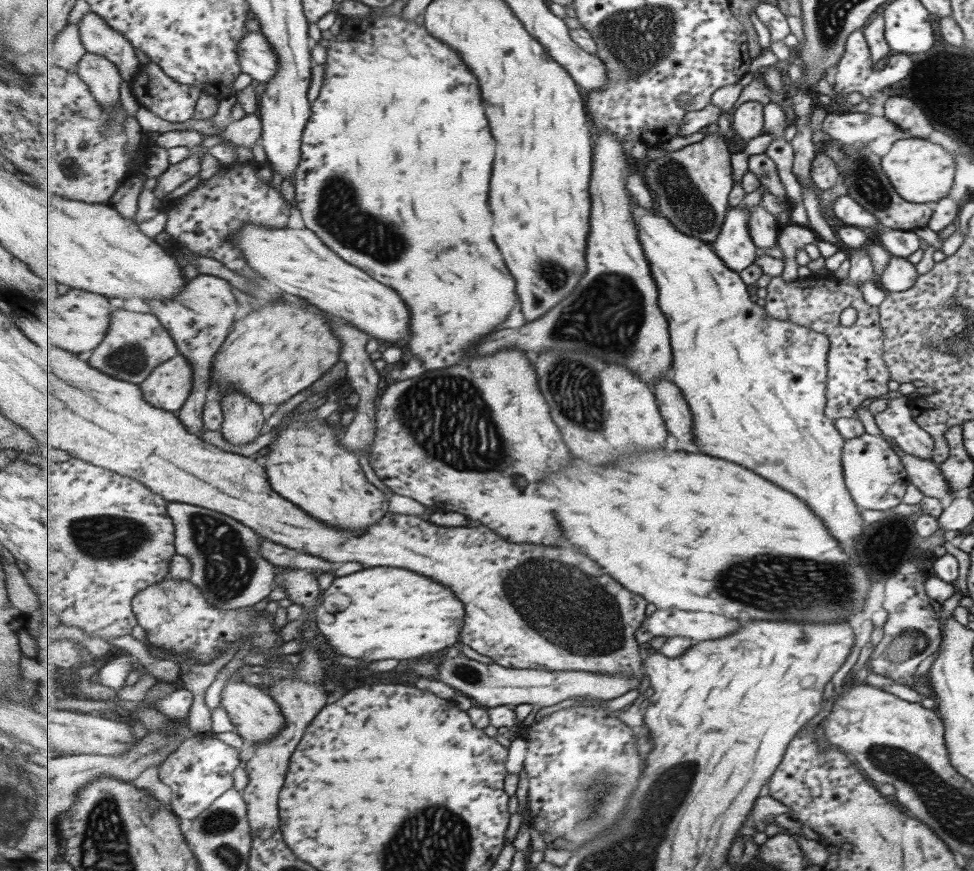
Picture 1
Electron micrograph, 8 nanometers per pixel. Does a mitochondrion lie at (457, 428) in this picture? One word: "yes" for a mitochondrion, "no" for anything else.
yes

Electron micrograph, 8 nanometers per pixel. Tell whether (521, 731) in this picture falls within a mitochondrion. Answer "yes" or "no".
no

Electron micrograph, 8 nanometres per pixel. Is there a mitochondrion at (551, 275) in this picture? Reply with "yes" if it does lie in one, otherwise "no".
yes

